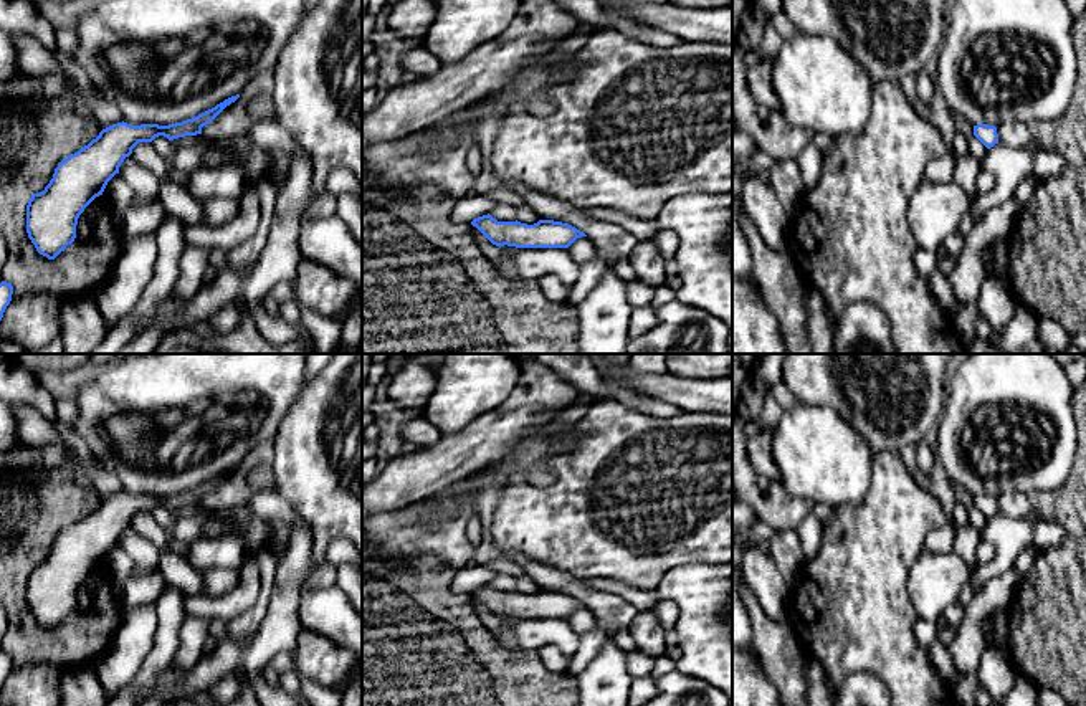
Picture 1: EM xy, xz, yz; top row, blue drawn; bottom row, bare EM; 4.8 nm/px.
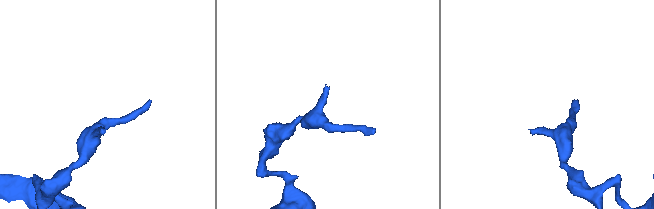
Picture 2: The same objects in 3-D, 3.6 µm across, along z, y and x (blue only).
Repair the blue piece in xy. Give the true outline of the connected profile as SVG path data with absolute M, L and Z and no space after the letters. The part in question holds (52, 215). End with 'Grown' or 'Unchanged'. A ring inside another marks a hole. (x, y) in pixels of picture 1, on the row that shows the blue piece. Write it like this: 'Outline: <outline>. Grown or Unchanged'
Outline: M240 94L225 99L197 117L169 124L112 124L88 145L58 164L43 192L33 193L26 205L26 233L36 251L55 260L76 238L76 225L84 208L102 195L107 182L139 142L164 136L169 141L202 134Z. Unchanged

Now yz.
Outline: M977 124L974 126L974 136L987 147L998 144L998 134L995 126Z. Unchanged

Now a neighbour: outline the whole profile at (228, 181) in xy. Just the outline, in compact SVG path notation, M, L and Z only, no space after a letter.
M235 162L215 167L202 165L190 174L188 180L188 192L198 203L215 197L240 200L248 187L250 175Z

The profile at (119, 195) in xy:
M116 174L106 185L102 197L107 200L109 207L117 213L132 208L137 197L129 184Z

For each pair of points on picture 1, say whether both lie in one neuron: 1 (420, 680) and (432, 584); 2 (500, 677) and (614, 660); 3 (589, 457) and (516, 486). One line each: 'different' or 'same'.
1: same
2: different
3: same

